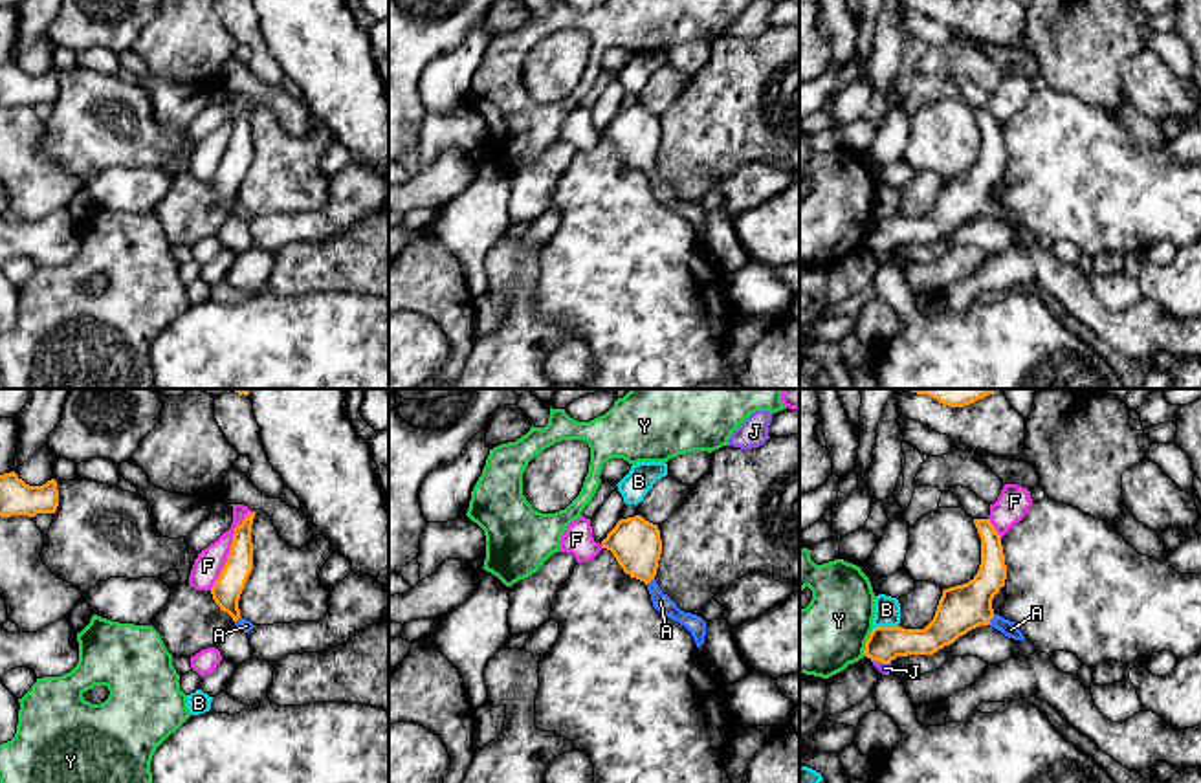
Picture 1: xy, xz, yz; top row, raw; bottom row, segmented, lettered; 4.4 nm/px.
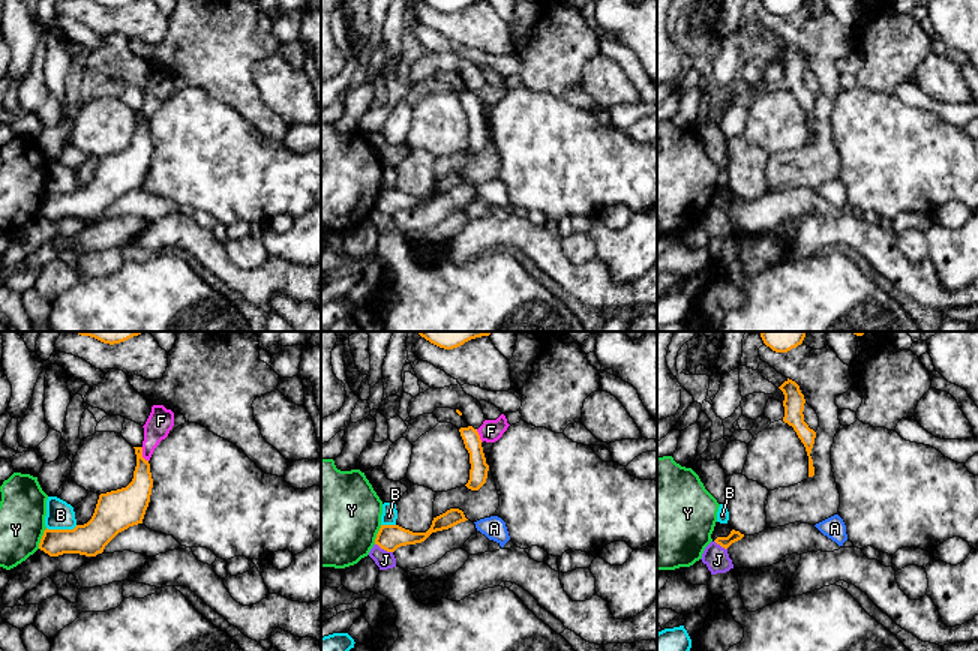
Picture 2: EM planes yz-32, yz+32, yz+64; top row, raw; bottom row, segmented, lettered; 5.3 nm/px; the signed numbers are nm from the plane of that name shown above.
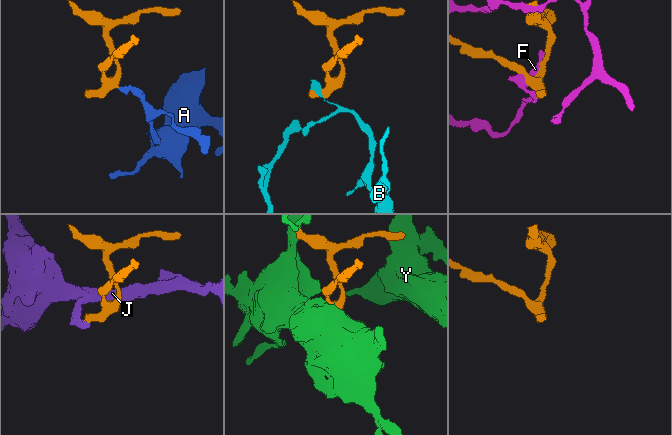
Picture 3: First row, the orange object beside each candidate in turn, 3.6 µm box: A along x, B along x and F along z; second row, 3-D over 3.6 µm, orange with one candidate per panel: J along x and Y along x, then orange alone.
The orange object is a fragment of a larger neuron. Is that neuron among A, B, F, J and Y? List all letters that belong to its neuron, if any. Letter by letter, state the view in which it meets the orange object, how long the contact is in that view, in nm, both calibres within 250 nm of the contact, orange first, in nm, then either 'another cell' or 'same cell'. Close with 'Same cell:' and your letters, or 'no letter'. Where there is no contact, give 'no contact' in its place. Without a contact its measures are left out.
A: yz | 60 nm | 200/70 nm | same cell
B: yz | 120 nm | 160/110 nm | another cell
F: xy | 400 nm | 130/120 nm | another cell
J: yz | 90 nm | 160/50 nm | another cell
Y: yz | 130 nm | 160/320 nm | another cell
Same cell: A

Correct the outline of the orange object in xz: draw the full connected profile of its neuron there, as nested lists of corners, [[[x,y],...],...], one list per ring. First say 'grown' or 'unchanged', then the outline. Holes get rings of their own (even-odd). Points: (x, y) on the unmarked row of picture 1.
grown | [[[642,105],[620,108],[601,130],[601,136],[612,141],[625,163],[647,174],[653,196],[660,204],[684,215],[700,238],[706,226],[706,211],[697,204],[680,200],[655,169],[662,143],[658,116],[645,110]]]

